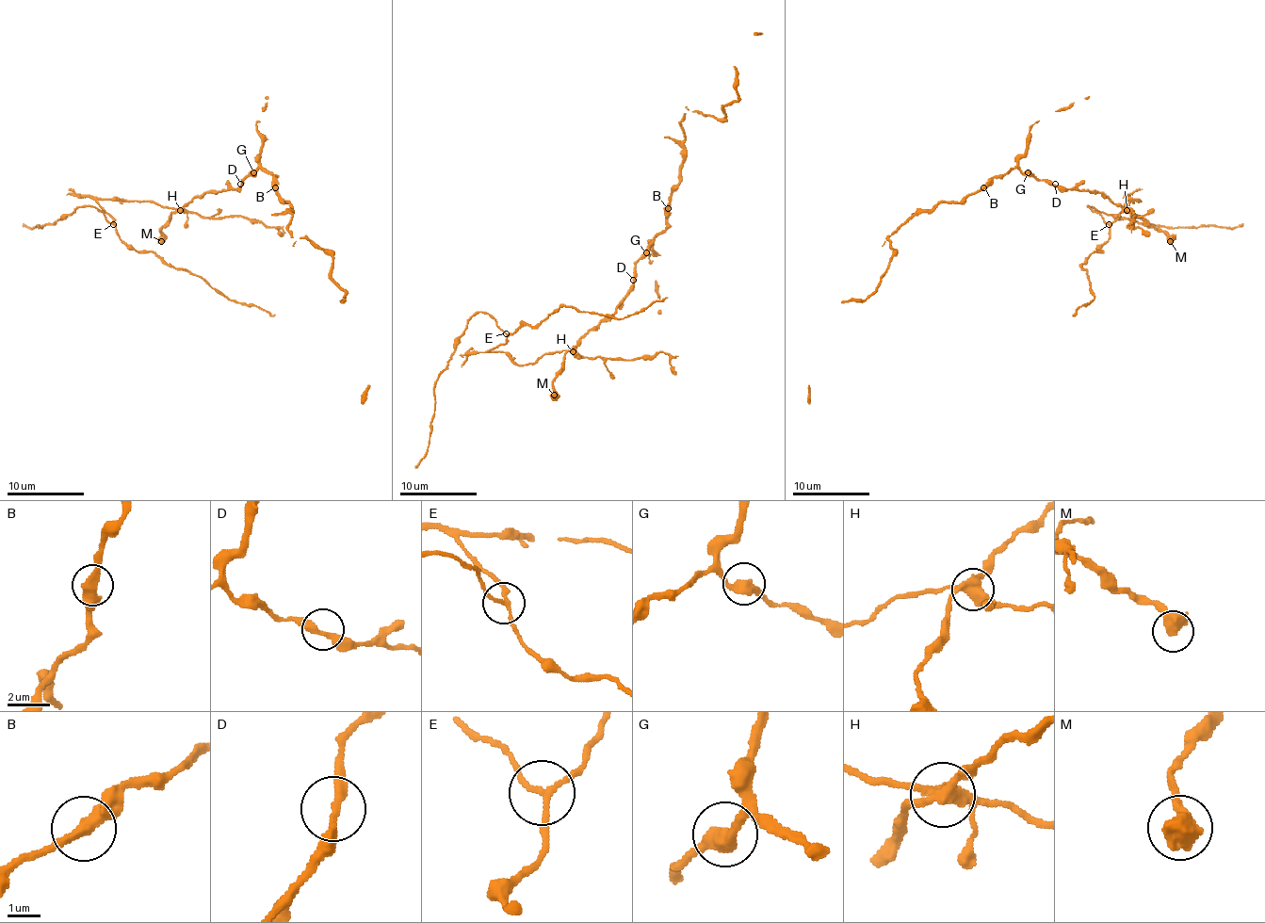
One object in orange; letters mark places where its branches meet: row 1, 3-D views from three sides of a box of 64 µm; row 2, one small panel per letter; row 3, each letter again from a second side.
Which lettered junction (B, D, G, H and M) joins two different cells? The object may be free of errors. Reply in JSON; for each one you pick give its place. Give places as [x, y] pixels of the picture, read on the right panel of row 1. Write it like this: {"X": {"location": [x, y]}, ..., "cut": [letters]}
{"H": {"location": [1127, 210]}, "cut": ["H"]}

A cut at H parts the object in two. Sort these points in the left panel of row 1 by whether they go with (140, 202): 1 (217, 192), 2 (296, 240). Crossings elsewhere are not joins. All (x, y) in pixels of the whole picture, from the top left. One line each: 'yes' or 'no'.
1: no
2: no

